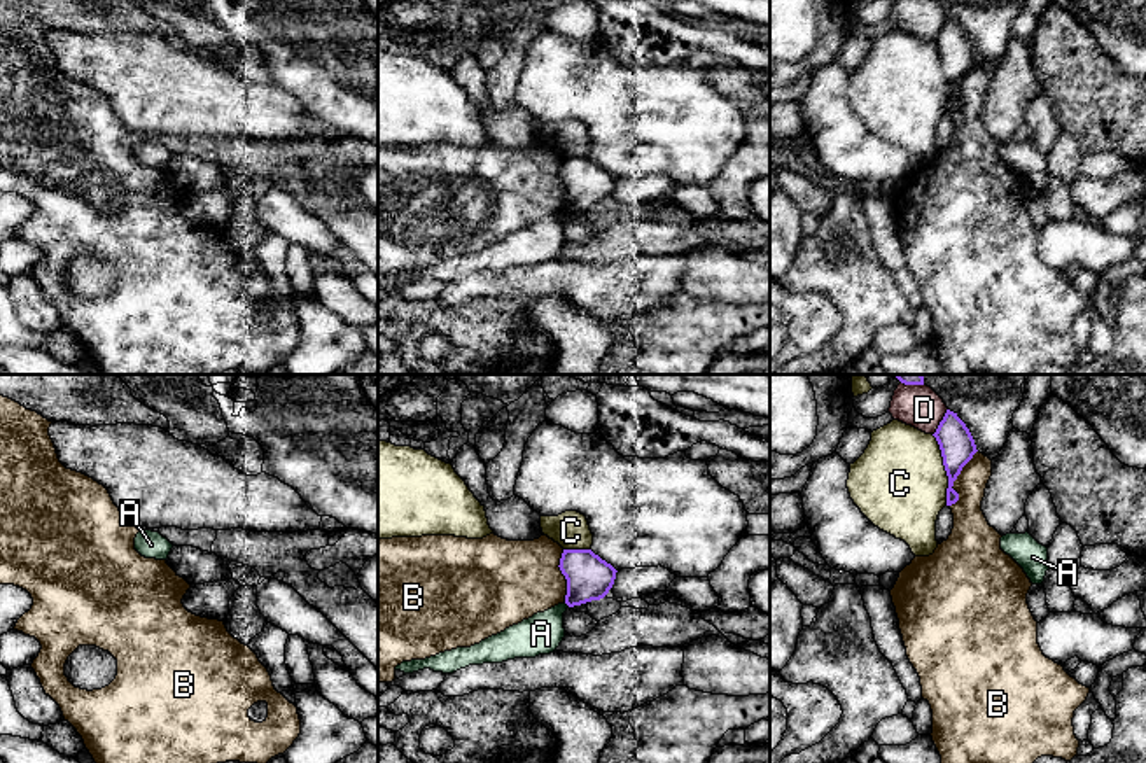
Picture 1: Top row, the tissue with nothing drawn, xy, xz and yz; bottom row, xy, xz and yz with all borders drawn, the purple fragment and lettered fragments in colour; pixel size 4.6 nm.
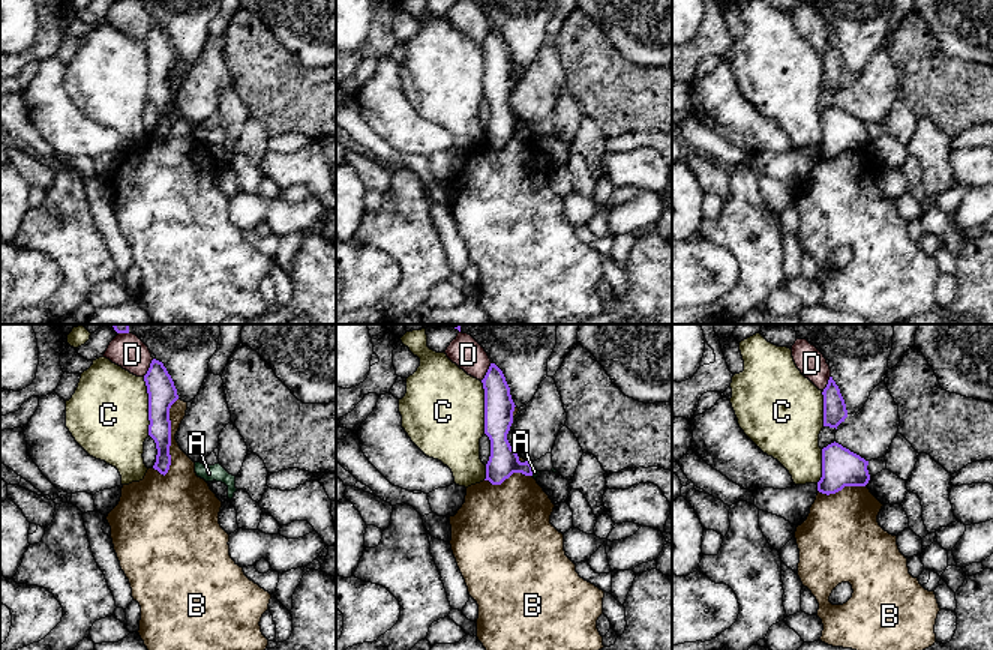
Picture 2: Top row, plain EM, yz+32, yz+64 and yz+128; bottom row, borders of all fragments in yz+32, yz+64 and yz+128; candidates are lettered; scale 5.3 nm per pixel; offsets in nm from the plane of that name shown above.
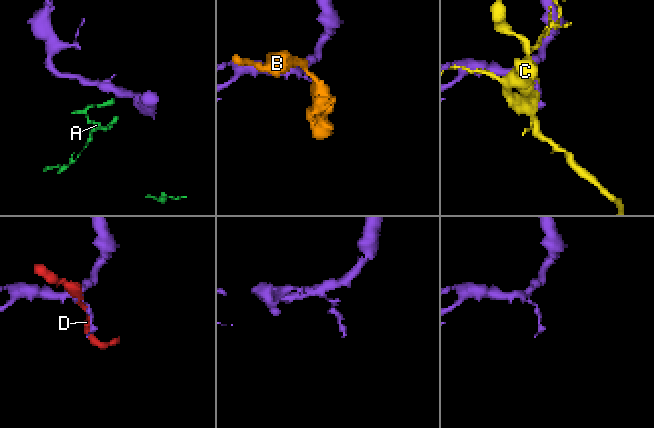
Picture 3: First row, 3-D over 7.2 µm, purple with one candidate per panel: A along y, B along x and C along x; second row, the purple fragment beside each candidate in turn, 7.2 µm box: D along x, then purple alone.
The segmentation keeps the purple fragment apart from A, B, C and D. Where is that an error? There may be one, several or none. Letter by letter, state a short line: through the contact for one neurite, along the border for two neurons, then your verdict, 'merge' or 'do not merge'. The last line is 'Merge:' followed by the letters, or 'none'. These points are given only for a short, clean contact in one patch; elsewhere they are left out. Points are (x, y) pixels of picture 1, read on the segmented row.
A: line xz (564, 602), (569, 606); do not merge
B: do not merge
C: do not merge
D: do not merge
Merge: none

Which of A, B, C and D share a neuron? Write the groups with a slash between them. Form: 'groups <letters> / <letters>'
groups A / B / C / D

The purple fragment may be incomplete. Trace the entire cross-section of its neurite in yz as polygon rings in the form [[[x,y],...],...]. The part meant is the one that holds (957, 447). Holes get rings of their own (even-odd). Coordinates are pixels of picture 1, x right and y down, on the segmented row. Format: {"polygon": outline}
{"polygon": [[[947,410],[933,436],[940,444],[943,466],[948,476],[947,506],[952,506],[959,500],[959,494],[952,488],[954,481],[978,450],[966,424],[950,410]]]}

